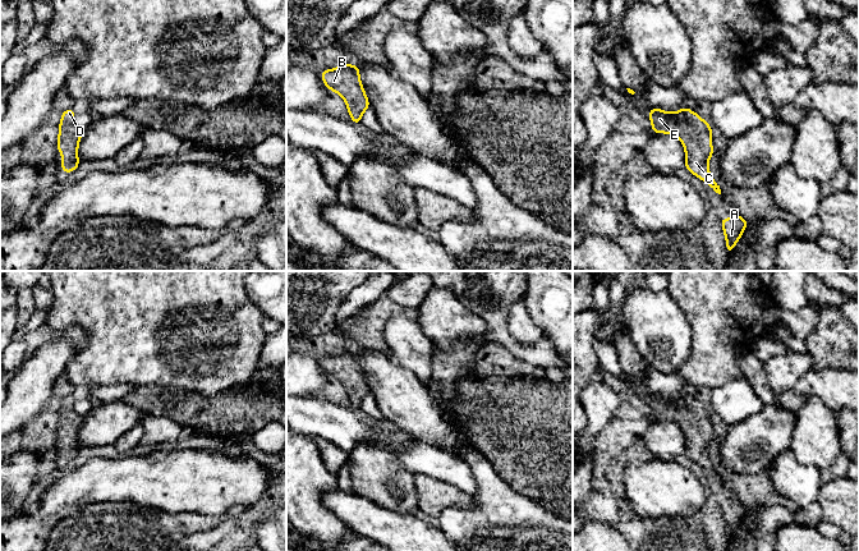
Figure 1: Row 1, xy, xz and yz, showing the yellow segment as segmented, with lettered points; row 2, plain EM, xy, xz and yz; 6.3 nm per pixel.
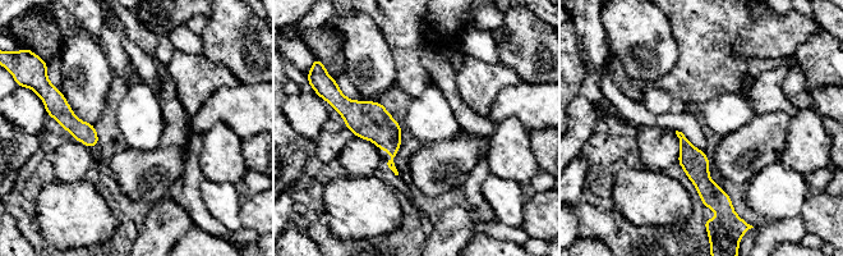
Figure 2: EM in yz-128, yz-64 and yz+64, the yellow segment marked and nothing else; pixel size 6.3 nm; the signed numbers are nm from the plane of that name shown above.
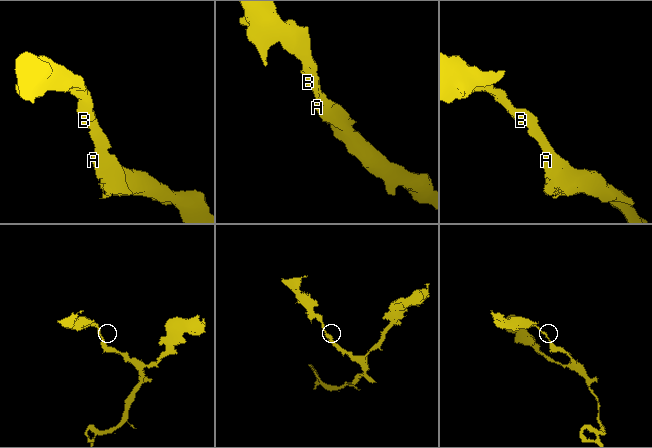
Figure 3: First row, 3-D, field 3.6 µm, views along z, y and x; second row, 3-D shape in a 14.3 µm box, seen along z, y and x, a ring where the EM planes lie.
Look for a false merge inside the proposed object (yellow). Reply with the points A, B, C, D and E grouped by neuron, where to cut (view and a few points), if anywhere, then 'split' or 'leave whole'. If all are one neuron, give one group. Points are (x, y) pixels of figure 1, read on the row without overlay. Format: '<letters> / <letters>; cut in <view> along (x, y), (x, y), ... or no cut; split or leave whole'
A B C D E; no cut; leave whole

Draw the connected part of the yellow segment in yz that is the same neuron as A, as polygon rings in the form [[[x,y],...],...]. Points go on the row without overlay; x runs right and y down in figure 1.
[[[732,497],[732,505],[721,505],[720,510],[724,514],[724,520],[726,524],[726,537],[730,541],[734,537],[736,528],[741,524],[748,508],[740,504],[735,497]]]

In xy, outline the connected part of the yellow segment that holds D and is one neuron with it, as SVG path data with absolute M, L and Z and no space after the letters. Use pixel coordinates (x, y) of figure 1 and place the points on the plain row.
M68 395L61 400L58 423L58 437L63 441L60 454L69 460L79 453L78 431L82 424L81 417L74 409L75 396Z

